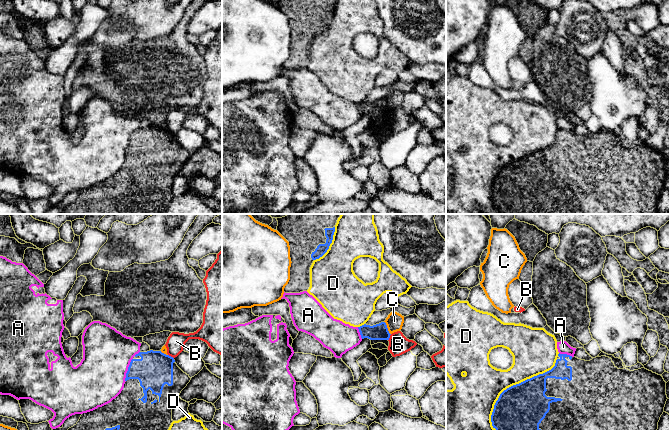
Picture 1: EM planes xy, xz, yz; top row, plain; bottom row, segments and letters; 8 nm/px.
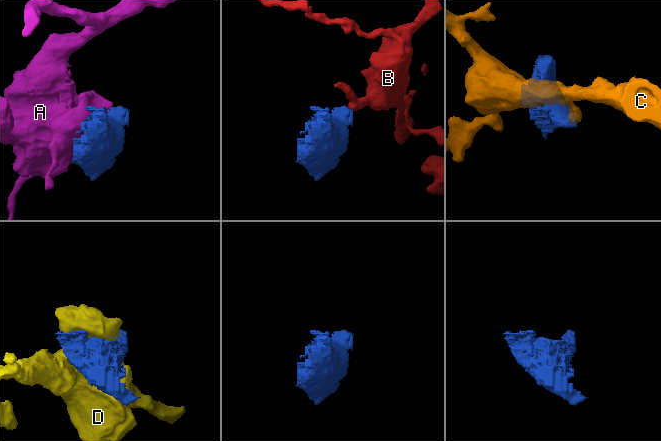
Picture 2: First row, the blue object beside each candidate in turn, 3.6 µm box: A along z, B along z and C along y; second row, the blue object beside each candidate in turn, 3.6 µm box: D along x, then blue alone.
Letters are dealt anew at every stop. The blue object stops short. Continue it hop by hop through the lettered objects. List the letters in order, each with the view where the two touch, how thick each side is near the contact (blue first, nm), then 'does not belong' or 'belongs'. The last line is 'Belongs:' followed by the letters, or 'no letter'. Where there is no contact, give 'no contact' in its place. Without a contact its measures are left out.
A: contact in xy; calibres 280 and 400 nm; does not belong
B: contact in xz; calibres 130 and 160 nm; does not belong
C: contact in xz; calibres 130 and 140 nm; does not belong
D: contact in yz; calibres 400 and 340 nm; does not belong
Belongs: no letter

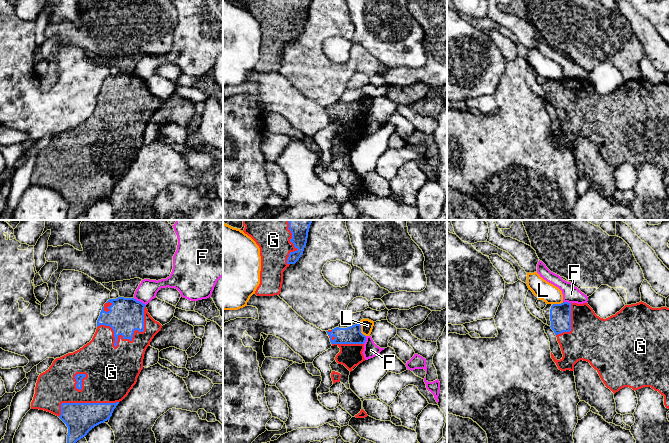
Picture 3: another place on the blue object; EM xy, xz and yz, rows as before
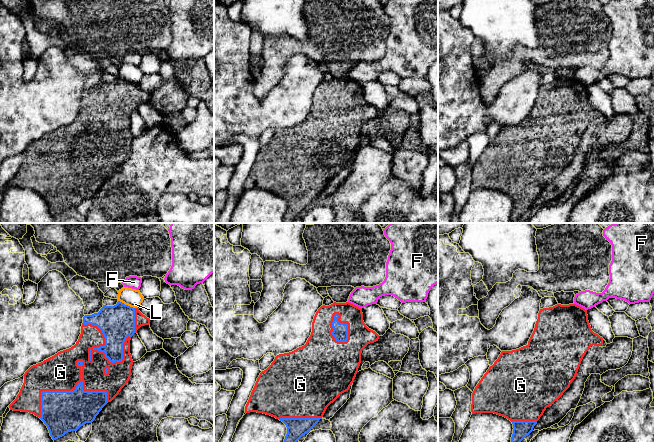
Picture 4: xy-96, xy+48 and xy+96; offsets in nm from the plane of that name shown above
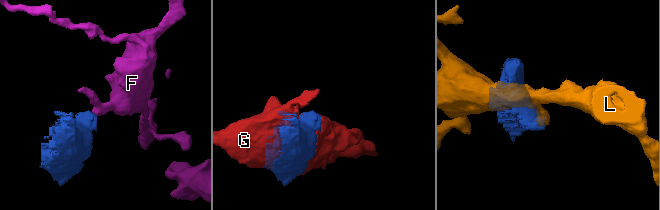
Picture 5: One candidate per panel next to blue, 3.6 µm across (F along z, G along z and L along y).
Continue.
F: contact in xy; calibres 280 and 160 nm; does not belong
G: contact in xy; calibres 280 and 340 nm; belongs
L: contact in xz; calibres 140 and 100 nm; does not belong
Belongs: G

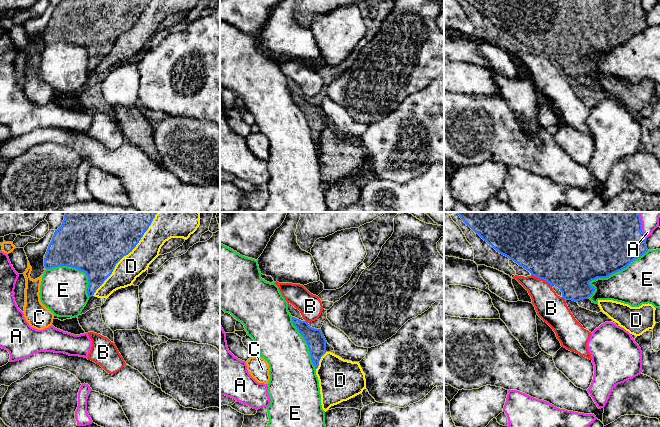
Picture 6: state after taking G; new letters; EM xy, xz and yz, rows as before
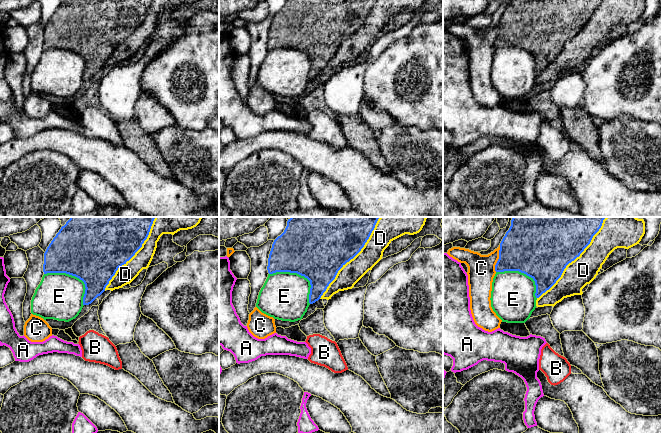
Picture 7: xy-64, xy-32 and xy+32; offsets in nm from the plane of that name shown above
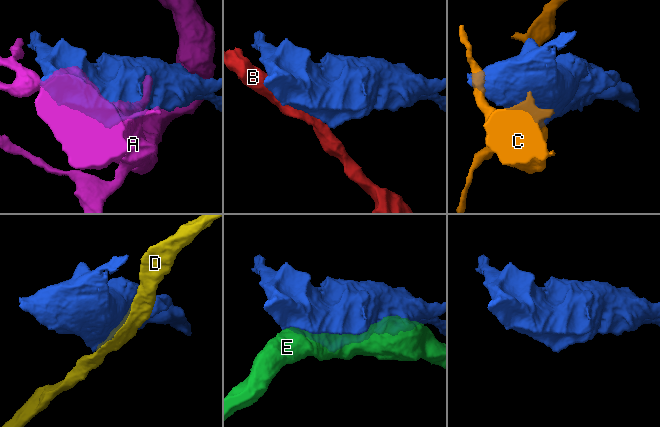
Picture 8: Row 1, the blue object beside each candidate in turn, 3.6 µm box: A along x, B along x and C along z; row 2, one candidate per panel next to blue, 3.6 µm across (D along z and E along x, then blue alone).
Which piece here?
A: contact in yz; calibres 360 and 90 nm; does not belong
B: contact in yz; calibres 500 and 240 nm; does not belong
C: contact in xy; calibres 360 and 20 nm; does not belong
D: contact in xy; calibres 400 and 200 nm; does not belong
E: contact in yz; calibres 440 and 340 nm; does not belong
Belongs: no letter

